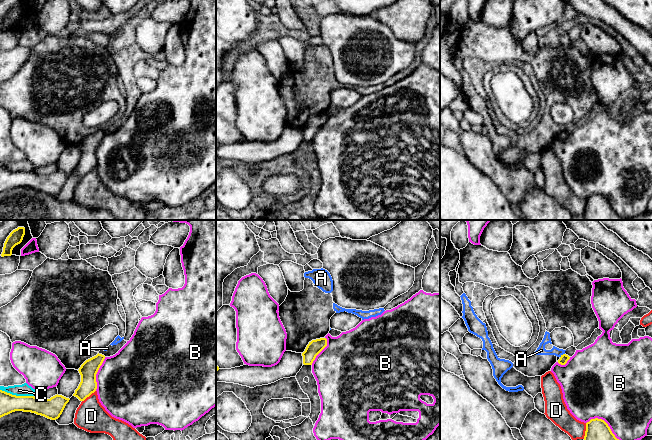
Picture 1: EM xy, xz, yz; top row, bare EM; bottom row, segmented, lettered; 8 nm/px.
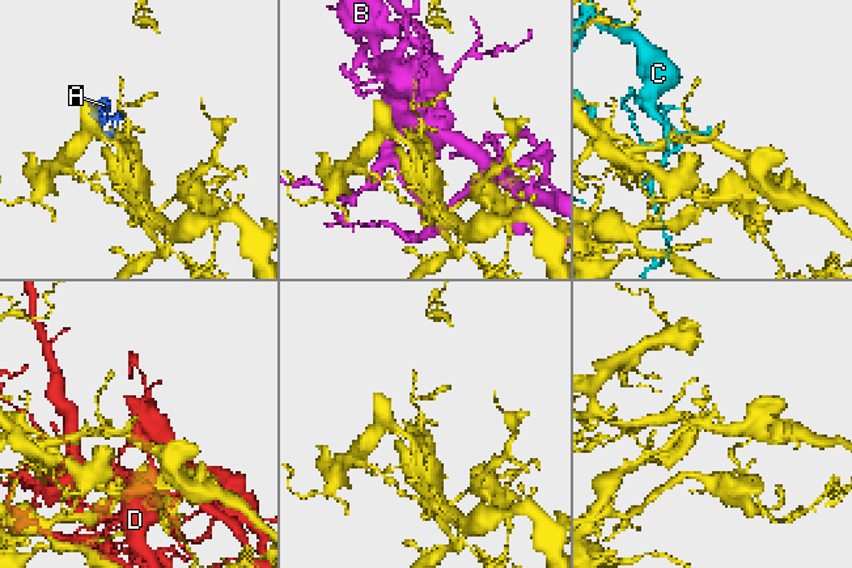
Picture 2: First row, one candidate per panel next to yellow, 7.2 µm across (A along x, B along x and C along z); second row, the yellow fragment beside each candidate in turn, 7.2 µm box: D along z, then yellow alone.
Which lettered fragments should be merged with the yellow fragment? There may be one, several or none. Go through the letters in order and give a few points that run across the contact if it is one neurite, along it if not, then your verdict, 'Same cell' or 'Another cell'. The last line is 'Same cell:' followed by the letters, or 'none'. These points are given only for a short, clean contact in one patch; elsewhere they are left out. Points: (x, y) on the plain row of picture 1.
A: Line: yz (564, 129), (560, 133). Another cell
B: Another cell
C: Another cell
D: Another cell
Same cell: none

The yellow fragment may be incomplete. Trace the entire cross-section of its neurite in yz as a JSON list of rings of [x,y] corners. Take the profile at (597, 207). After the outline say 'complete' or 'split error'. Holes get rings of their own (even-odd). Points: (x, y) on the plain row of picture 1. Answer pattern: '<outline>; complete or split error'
[[[591,195],[586,199],[585,220],[622,220],[608,200],[602,195]]]; complete

